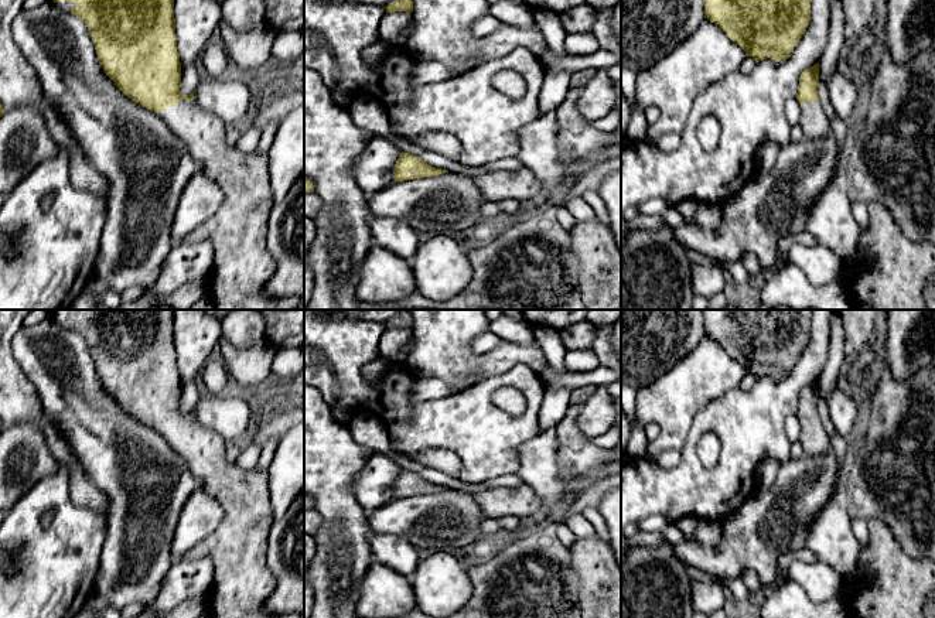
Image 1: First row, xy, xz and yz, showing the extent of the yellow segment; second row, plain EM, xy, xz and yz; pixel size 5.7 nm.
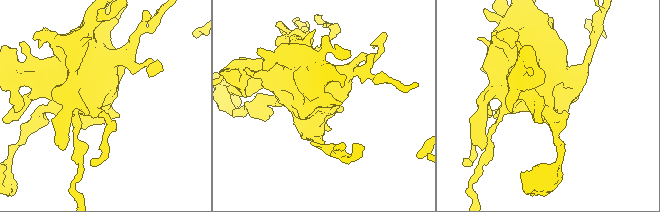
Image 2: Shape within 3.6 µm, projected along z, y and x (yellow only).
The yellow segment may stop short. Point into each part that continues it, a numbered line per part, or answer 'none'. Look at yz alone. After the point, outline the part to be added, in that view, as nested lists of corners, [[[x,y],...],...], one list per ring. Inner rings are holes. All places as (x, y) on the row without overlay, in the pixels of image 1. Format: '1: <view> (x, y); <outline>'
1: yz (814, 439); [[[820,417],[801,421],[799,441],[803,455],[818,457],[826,454],[830,448],[830,437],[825,430]]]

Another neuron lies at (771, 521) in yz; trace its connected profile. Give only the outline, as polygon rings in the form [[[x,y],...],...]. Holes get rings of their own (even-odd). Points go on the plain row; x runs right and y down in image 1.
[[[832,448],[818,457],[791,458],[781,467],[774,485],[755,489],[726,520],[721,540],[716,547],[683,542],[673,546],[675,554],[686,567],[702,570],[720,580],[740,580],[745,570],[751,570],[758,576],[761,590],[765,593],[774,590],[779,580],[779,556],[786,550],[806,547],[806,526],[835,495],[839,470]]]

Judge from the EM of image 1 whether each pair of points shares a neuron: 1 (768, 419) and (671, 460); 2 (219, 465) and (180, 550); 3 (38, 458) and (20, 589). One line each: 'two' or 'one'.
1: two
2: two
3: two

